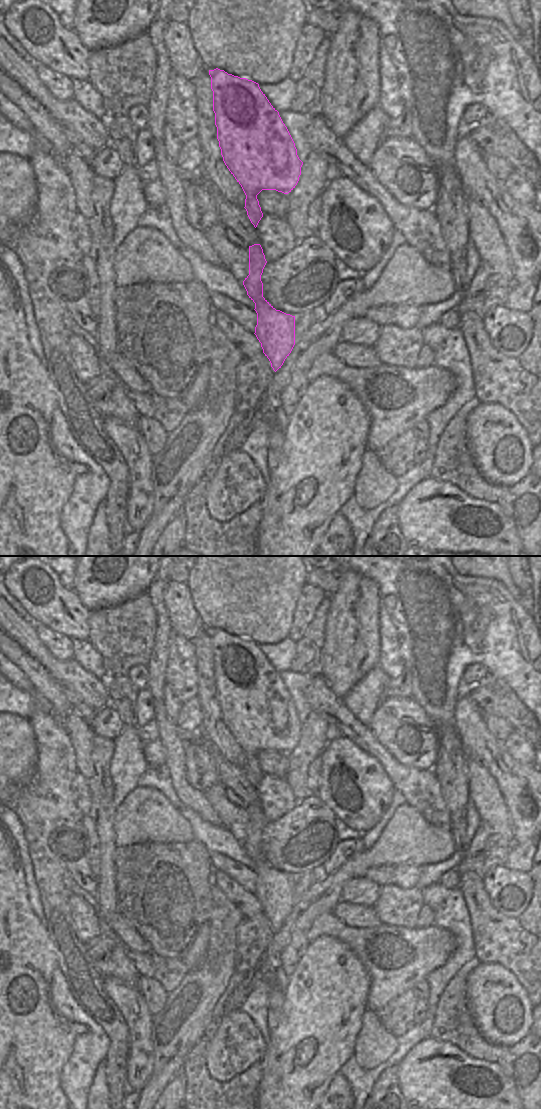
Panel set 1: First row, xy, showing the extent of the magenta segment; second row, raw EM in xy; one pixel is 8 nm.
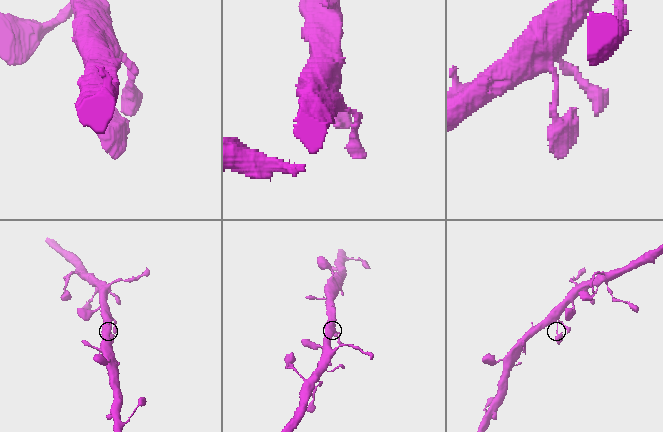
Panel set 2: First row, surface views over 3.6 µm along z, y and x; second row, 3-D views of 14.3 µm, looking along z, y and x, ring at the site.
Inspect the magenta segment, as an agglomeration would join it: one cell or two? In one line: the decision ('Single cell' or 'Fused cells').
Single cell.

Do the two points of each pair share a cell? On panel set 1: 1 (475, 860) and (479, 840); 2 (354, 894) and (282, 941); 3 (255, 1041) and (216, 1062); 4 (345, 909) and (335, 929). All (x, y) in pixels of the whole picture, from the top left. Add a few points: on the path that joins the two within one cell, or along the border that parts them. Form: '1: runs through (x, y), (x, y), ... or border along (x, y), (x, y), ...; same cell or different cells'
1: runs through (475, 855), (479, 845); same cell
2: border along (352, 878), (343, 887), (340, 899); different cells
3: runs through (245, 1046), (237, 1054), (230, 1054), (226, 1058); same cell
4: border along (332, 913), (344, 923), (352, 927), (361, 928); different cells

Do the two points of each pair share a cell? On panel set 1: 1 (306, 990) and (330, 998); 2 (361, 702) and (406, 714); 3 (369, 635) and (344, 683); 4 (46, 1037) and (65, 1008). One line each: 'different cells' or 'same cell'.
1: same cell
2: different cells
3: same cell
4: different cells

